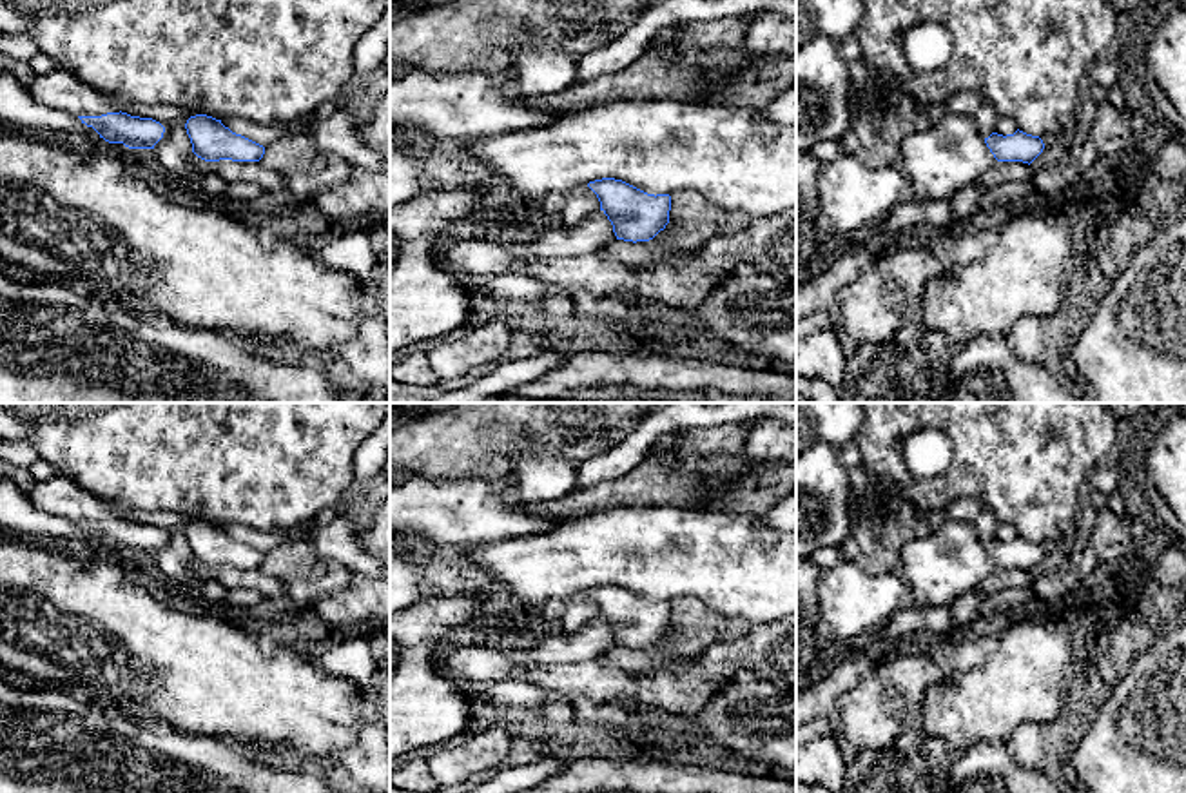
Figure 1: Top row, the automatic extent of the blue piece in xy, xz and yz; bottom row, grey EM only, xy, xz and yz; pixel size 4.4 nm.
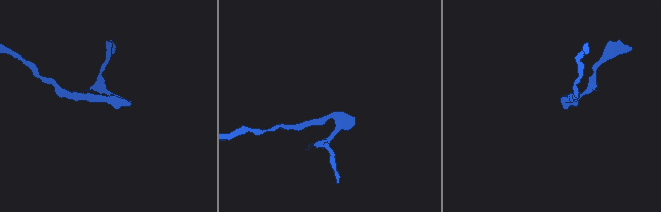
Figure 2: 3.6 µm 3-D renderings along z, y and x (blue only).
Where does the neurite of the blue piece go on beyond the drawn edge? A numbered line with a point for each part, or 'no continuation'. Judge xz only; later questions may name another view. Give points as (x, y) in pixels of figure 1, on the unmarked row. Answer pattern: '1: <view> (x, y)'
no continuation

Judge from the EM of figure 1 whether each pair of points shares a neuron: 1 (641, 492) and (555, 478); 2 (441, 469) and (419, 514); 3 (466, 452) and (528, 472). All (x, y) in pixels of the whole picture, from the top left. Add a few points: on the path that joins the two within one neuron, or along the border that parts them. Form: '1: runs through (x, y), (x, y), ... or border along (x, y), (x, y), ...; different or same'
1: border along (577, 489), (535, 503); different
2: border along (410, 476), (434, 481), (477, 478); different
3: border along (550, 454), (543, 449), (519, 447), (506, 470); different

